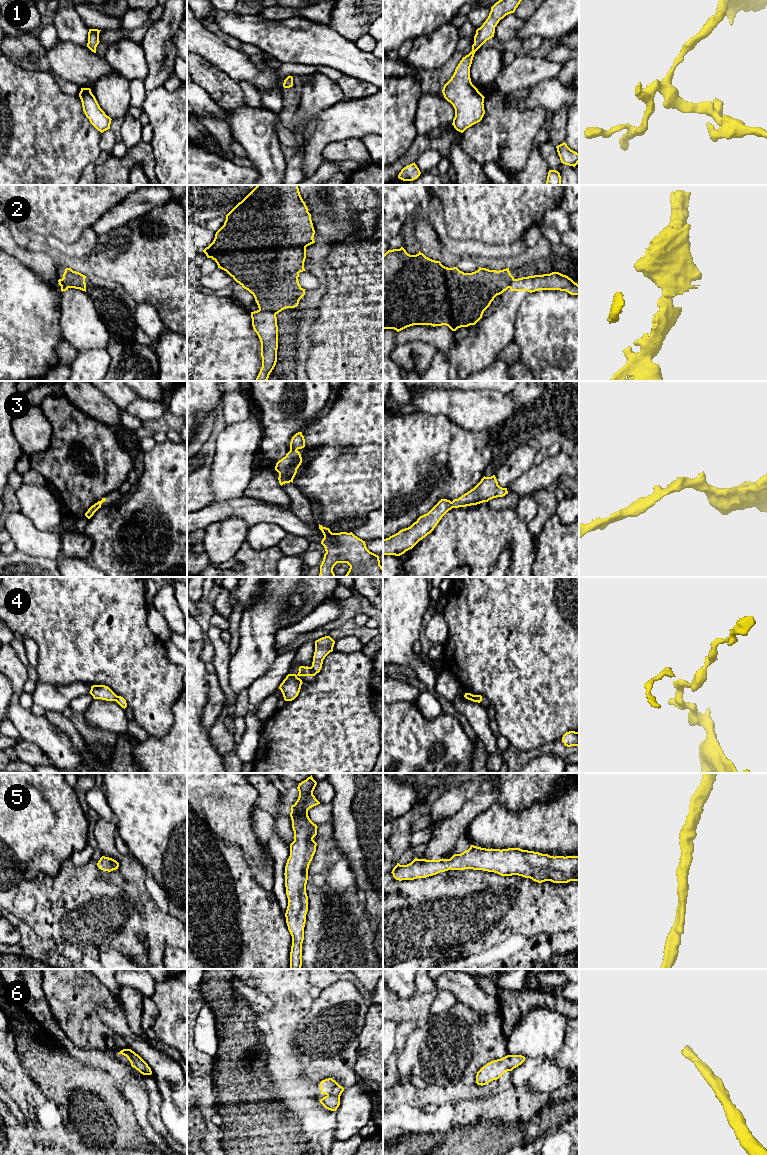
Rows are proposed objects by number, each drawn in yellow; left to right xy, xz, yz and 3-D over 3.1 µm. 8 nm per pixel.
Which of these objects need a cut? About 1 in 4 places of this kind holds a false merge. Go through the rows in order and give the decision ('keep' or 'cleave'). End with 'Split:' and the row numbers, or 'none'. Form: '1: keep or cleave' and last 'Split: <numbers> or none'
1: keep
2: cleave
3: keep
4: cleave
5: keep
6: keep
Split: 2, 4

